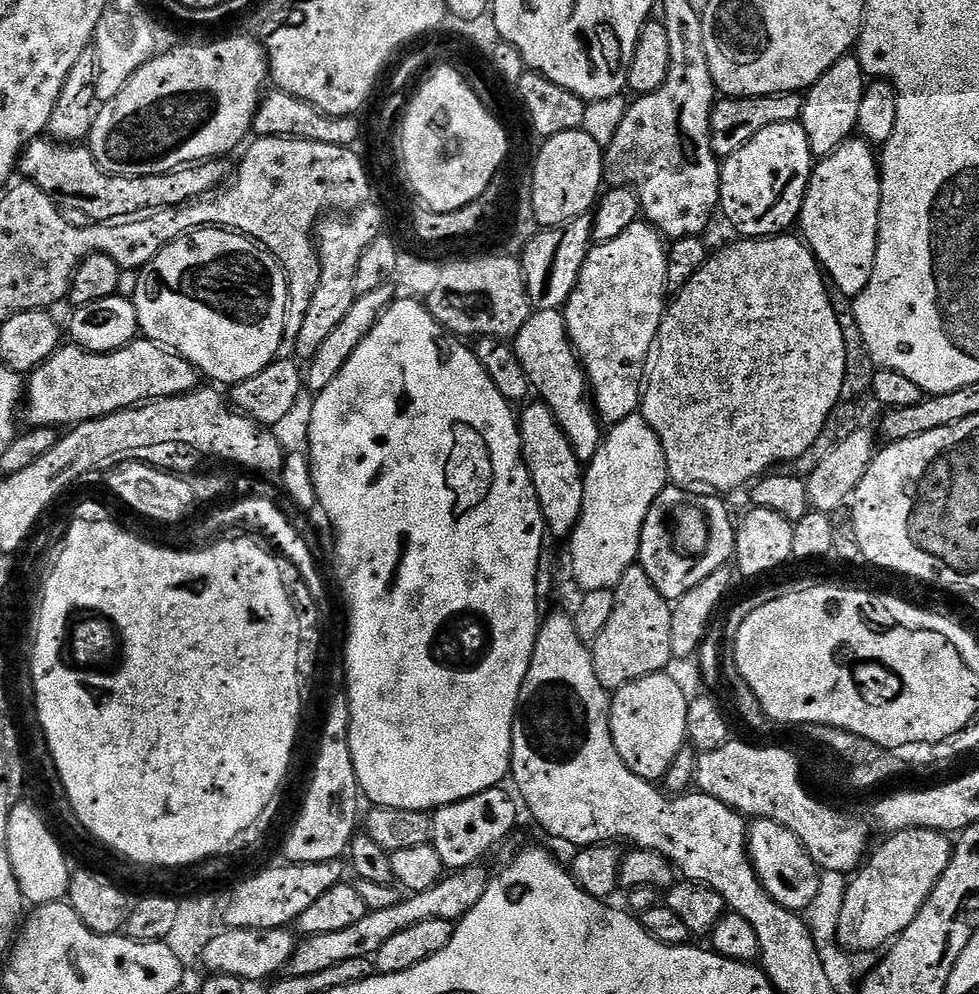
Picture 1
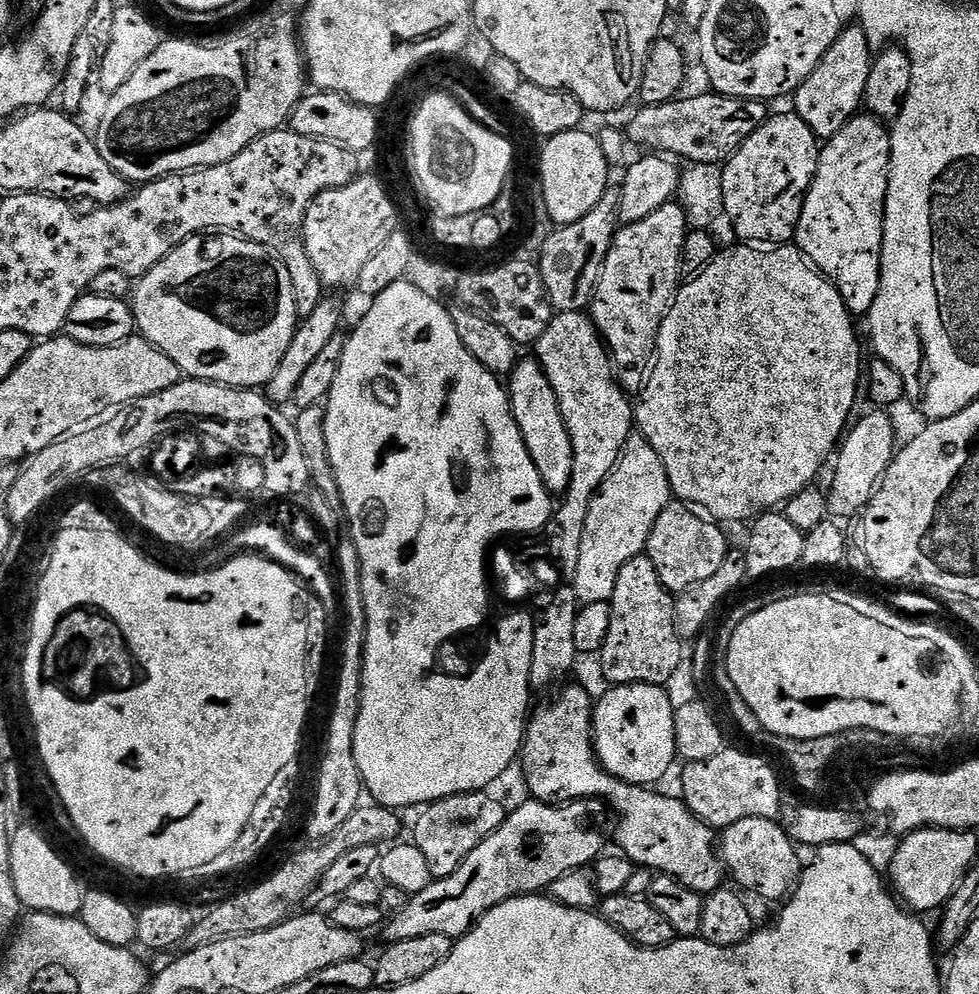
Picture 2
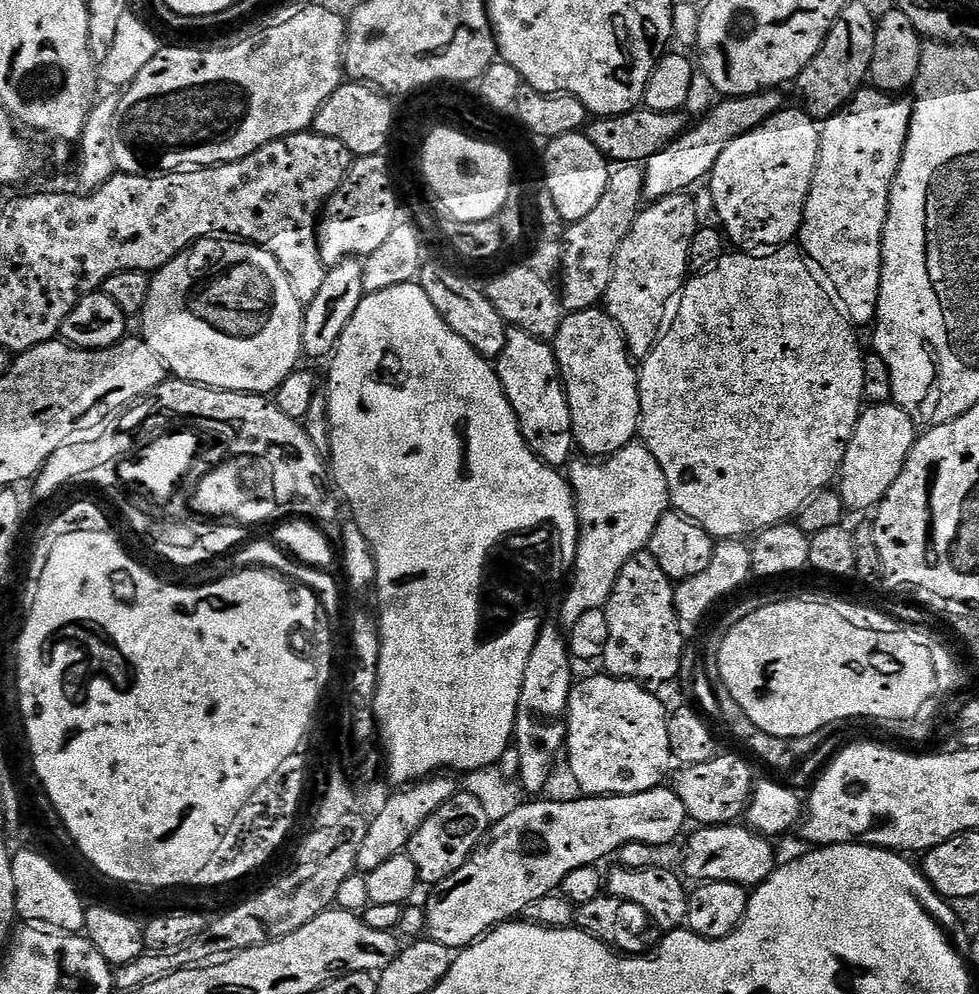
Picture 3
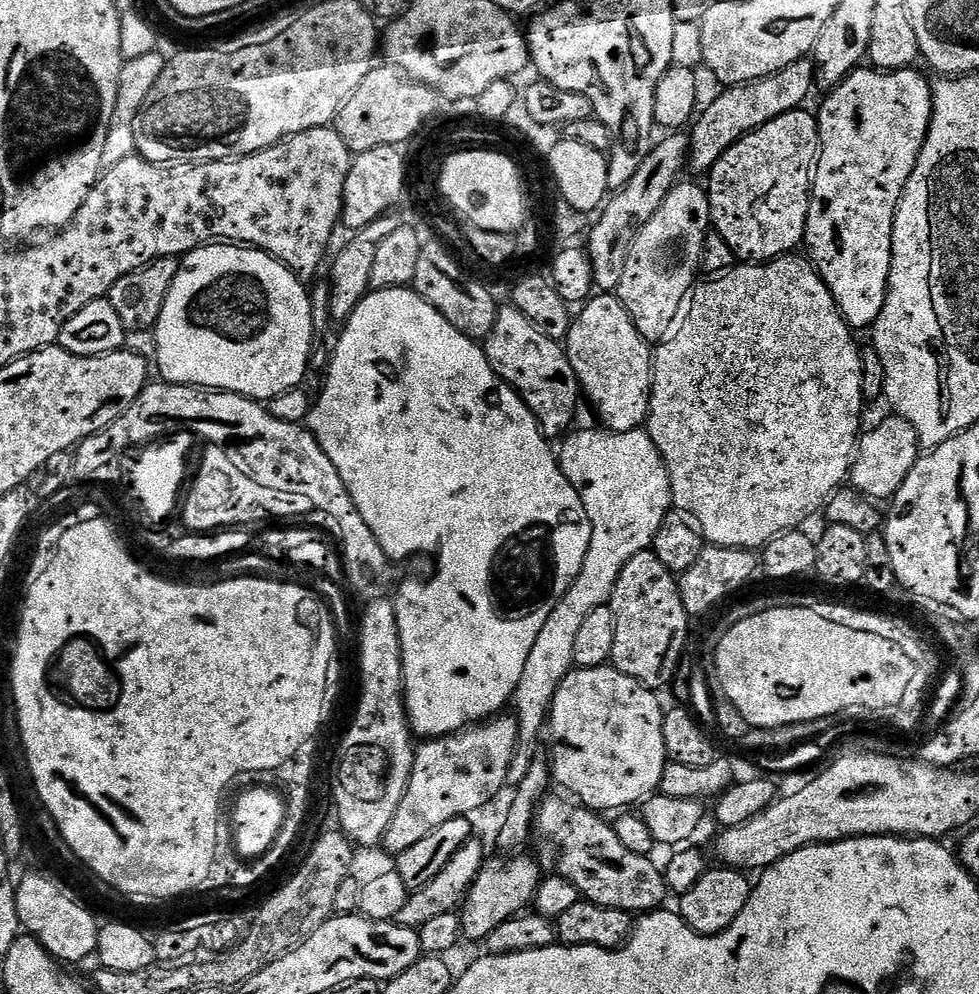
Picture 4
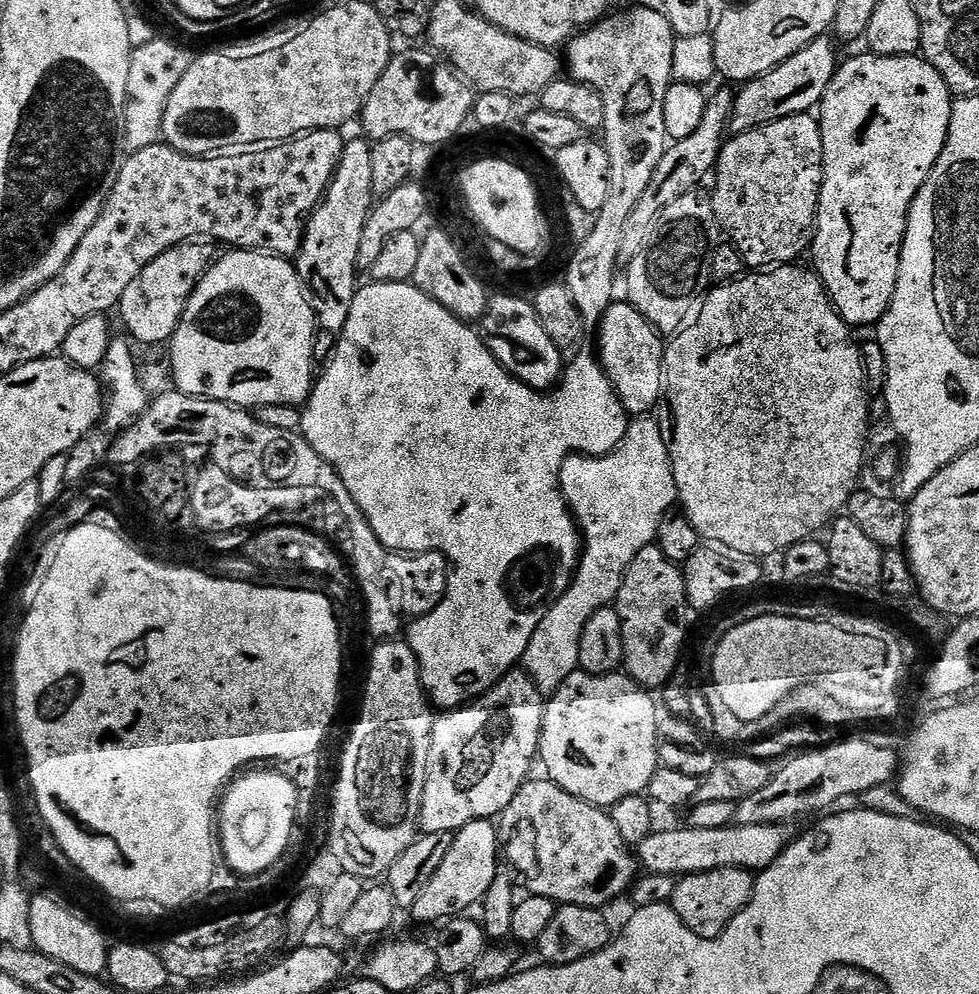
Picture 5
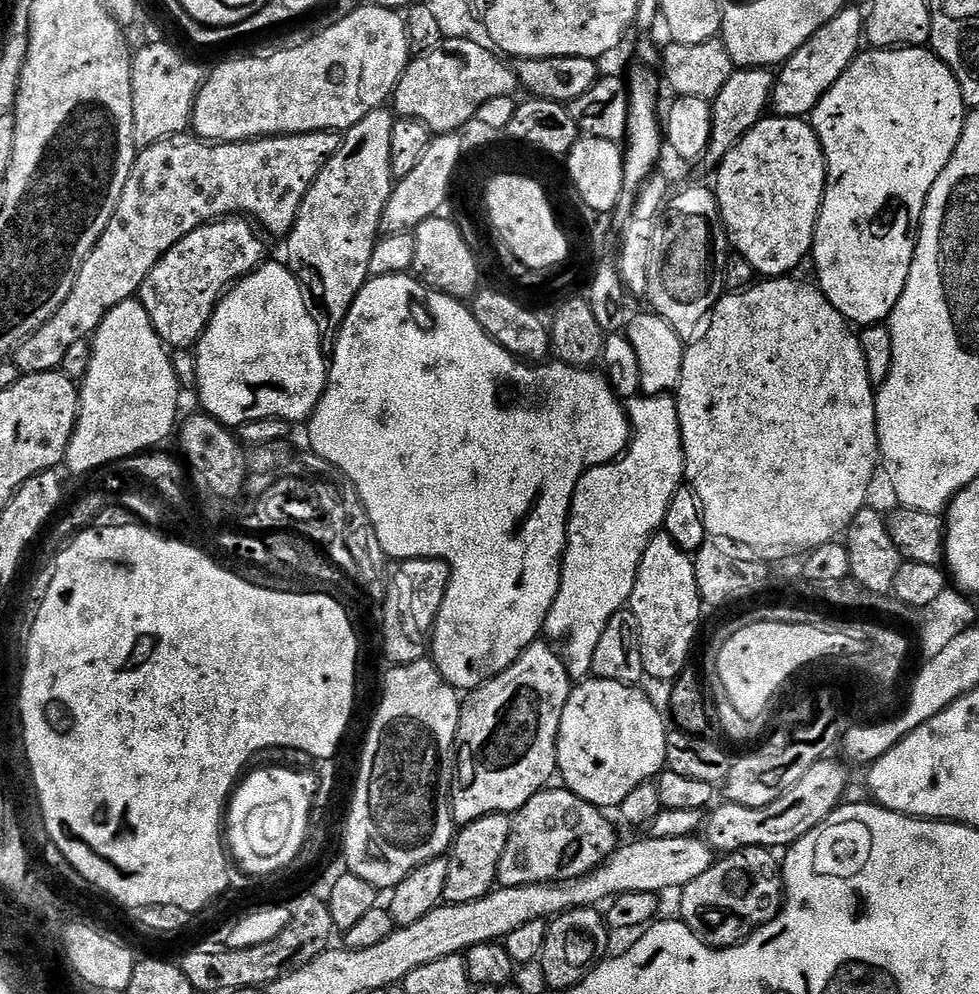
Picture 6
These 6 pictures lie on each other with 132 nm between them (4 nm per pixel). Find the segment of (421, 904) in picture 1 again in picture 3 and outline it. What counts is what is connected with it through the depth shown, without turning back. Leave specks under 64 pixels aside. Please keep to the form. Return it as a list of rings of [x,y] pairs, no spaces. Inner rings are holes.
[[[661,786],[652,788],[649,792],[639,792],[638,794],[630,794],[629,796],[584,796],[580,800],[546,800],[547,798],[532,798],[522,803],[512,814],[508,814],[502,821],[494,824],[494,831],[491,833],[490,839],[481,844],[477,848],[475,854],[469,858],[458,870],[454,870],[454,874],[450,874],[450,878],[446,878],[441,884],[435,885],[434,892],[436,896],[432,896],[426,903],[426,911],[428,914],[427,935],[431,939],[442,942],[442,946],[450,946],[454,950],[463,950],[469,944],[475,944],[477,940],[481,940],[484,935],[493,928],[497,928],[500,924],[507,924],[515,921],[525,910],[526,906],[530,906],[530,902],[538,902],[538,898],[546,898],[553,895],[563,885],[566,874],[570,874],[570,870],[578,870],[587,864],[599,865],[600,860],[604,860],[608,855],[619,853],[622,846],[626,846],[630,842],[642,842],[649,844],[655,848],[663,849],[664,844],[672,844],[680,835],[685,835],[684,827],[690,824],[688,811],[686,806],[682,806],[682,798],[678,798],[675,787]]]

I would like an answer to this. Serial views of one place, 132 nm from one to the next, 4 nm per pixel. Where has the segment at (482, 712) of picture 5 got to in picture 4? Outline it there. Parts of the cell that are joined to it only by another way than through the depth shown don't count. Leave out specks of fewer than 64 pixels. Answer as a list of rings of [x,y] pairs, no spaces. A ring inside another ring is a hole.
[[[501,714],[465,728],[463,732],[421,743],[416,750],[416,762],[402,806],[398,808],[398,814],[394,814],[394,822],[384,835],[382,848],[392,852],[393,857],[400,856],[402,850],[410,850],[410,846],[422,842],[426,834],[438,830],[442,822],[450,822],[459,816],[471,817],[487,807],[496,795],[505,791],[519,742],[519,721],[515,715]]]

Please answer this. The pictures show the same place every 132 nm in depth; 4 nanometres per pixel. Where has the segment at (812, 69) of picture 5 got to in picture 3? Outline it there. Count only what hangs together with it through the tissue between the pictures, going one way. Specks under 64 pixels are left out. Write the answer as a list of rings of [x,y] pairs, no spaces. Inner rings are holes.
[[[776,90],[757,92],[755,96],[724,98],[720,105],[701,122],[697,128],[689,127],[684,135],[665,146],[662,152],[654,154],[644,164],[644,198],[655,202],[667,196],[687,193],[700,179],[711,177],[718,154],[730,146],[734,138],[746,134],[767,122],[775,112],[785,107],[786,101]]]

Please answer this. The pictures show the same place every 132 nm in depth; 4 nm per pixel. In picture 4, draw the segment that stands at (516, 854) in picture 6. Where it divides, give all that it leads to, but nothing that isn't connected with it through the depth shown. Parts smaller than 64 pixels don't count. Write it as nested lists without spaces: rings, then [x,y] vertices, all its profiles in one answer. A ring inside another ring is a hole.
[[[554,794],[549,795],[540,804],[534,825],[535,835],[549,840],[560,851],[559,875],[574,882],[581,897],[591,904],[633,914],[657,911],[663,905],[660,903],[670,896],[661,865],[659,868],[655,859],[626,850],[626,846],[618,842],[615,827],[609,821],[607,824],[603,815],[568,800],[559,800]]]

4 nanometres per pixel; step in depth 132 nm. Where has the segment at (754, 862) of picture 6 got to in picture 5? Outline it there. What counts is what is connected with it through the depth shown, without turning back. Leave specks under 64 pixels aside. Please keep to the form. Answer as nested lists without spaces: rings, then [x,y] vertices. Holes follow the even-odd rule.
[[[719,868],[677,879],[670,892],[670,903],[678,918],[682,918],[682,922],[694,930],[694,934],[703,940],[713,940],[722,935],[729,922],[751,902],[755,889],[753,873],[748,869]]]

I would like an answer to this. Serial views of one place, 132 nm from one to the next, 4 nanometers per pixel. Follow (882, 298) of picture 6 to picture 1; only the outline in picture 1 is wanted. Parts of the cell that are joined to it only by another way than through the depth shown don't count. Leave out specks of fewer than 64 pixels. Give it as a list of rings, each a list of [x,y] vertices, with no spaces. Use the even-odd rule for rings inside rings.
[[[850,139],[813,167],[812,177],[802,202],[798,228],[801,228],[799,231],[803,239],[816,255],[816,260],[834,288],[836,283],[835,291],[842,296],[861,296],[874,270],[880,233],[880,165],[873,145],[867,140]]]

